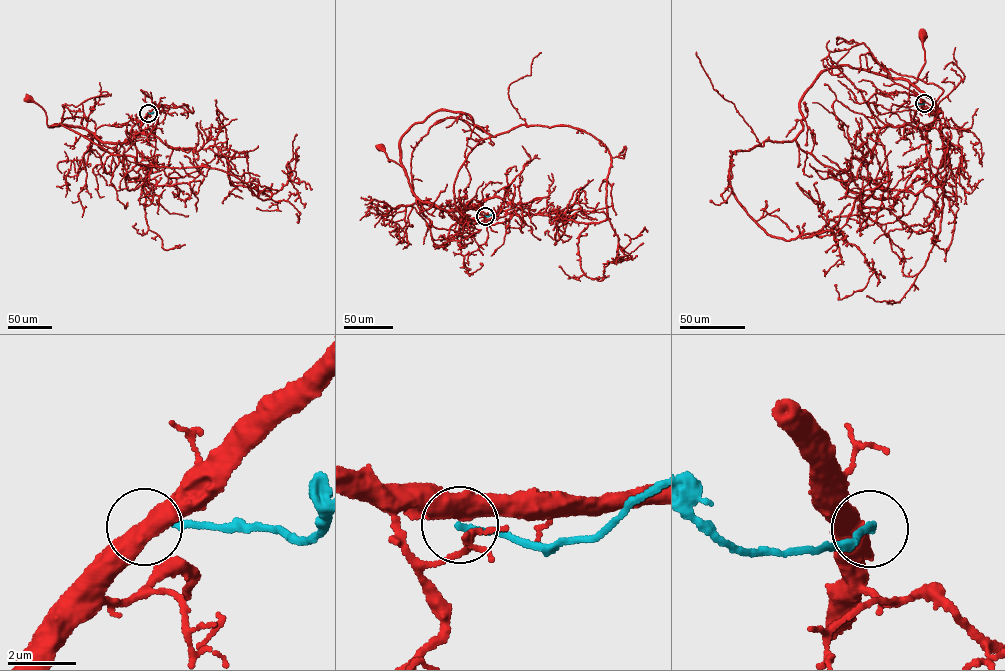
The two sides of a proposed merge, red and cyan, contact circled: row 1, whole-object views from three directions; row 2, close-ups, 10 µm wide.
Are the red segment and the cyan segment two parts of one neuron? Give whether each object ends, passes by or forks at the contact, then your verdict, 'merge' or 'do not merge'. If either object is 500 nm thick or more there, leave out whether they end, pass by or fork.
do not merge

